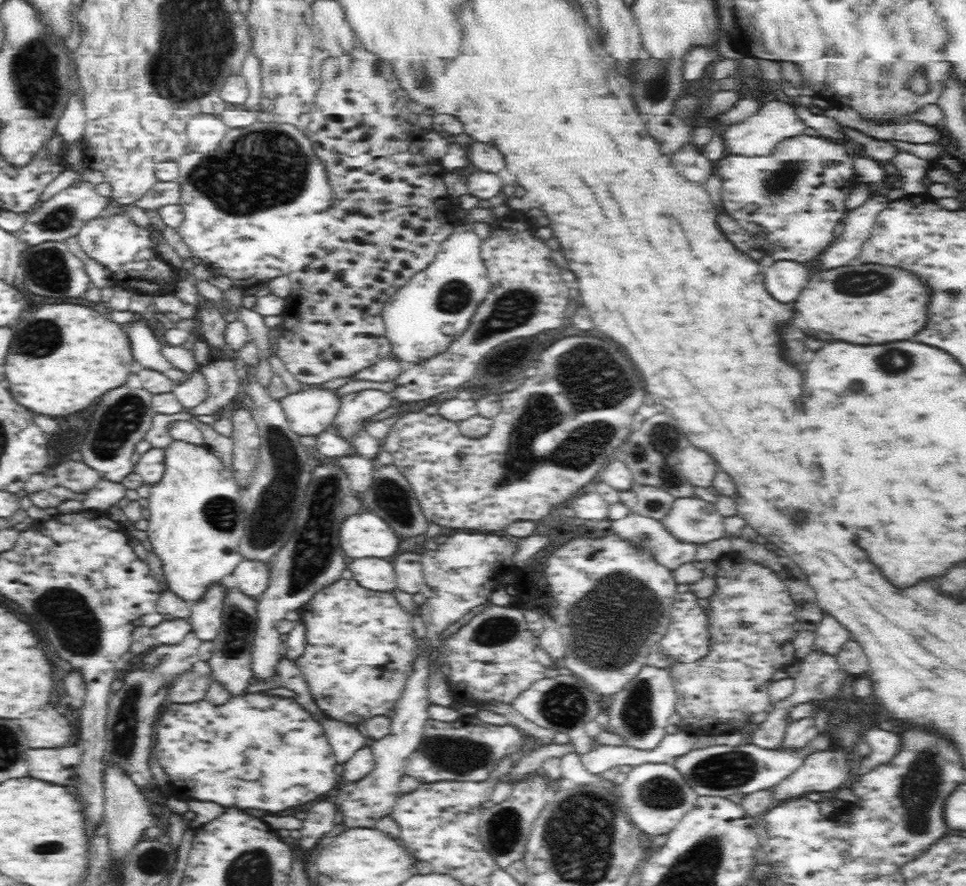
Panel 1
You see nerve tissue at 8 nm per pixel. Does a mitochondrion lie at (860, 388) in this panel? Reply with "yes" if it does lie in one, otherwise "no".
yes

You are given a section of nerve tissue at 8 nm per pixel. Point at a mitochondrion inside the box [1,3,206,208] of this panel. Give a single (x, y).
(35, 77)

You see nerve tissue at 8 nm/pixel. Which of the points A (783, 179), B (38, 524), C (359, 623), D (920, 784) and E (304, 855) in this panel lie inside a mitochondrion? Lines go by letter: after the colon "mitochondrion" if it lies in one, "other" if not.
A: mitochondrion
B: other
C: other
D: mitochondrion
E: other

